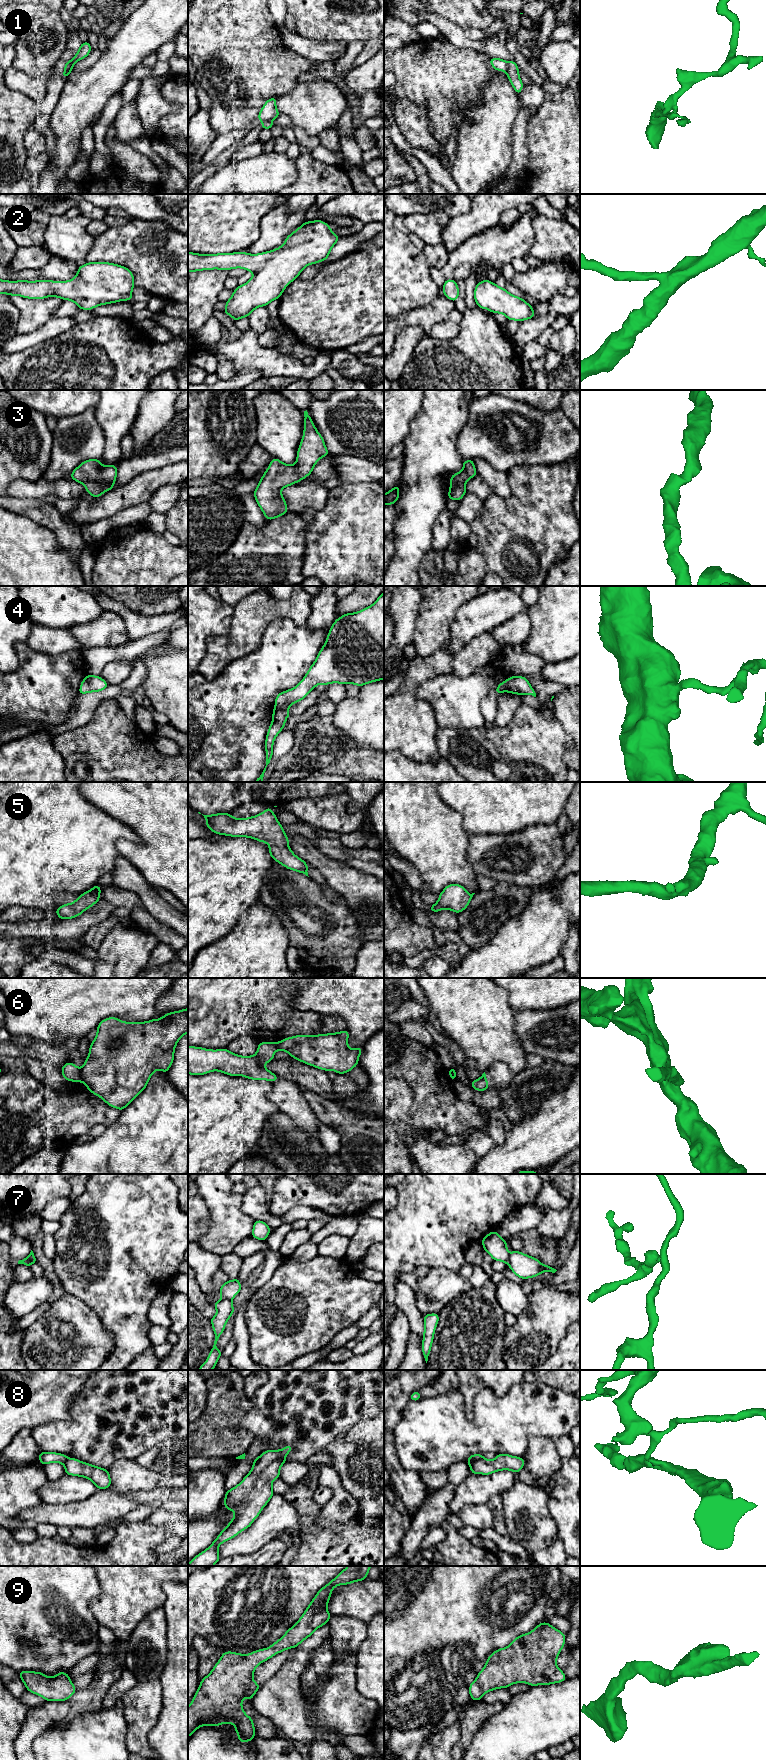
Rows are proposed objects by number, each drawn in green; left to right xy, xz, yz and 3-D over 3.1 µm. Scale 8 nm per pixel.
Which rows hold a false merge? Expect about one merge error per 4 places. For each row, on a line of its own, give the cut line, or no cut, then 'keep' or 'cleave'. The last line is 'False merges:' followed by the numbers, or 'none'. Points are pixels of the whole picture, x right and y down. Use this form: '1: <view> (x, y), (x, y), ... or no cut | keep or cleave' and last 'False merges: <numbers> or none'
1: xz (271, 120), (262, 122) | cleave
2: no cut | keep
3: no cut | keep
4: no cut | keep
5: no cut | keep
6: xy (79, 1069), (81, 1081) | cleave
7: xz (222, 1297), (230, 1300) | cleave
8: yz (482, 1456), (468, 1462) | cleave
9: no cut | keep
False merges: 1, 6, 7, 8

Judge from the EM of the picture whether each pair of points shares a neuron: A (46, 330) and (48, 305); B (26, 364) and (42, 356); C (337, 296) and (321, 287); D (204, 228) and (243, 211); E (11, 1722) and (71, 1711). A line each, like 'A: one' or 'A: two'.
A: two
B: one
C: one
D: one
E: two

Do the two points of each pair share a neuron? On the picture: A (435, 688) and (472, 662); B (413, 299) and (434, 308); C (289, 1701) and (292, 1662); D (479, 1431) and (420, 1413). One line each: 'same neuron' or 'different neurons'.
A: different neurons
B: different neurons
C: same neuron
D: same neuron

